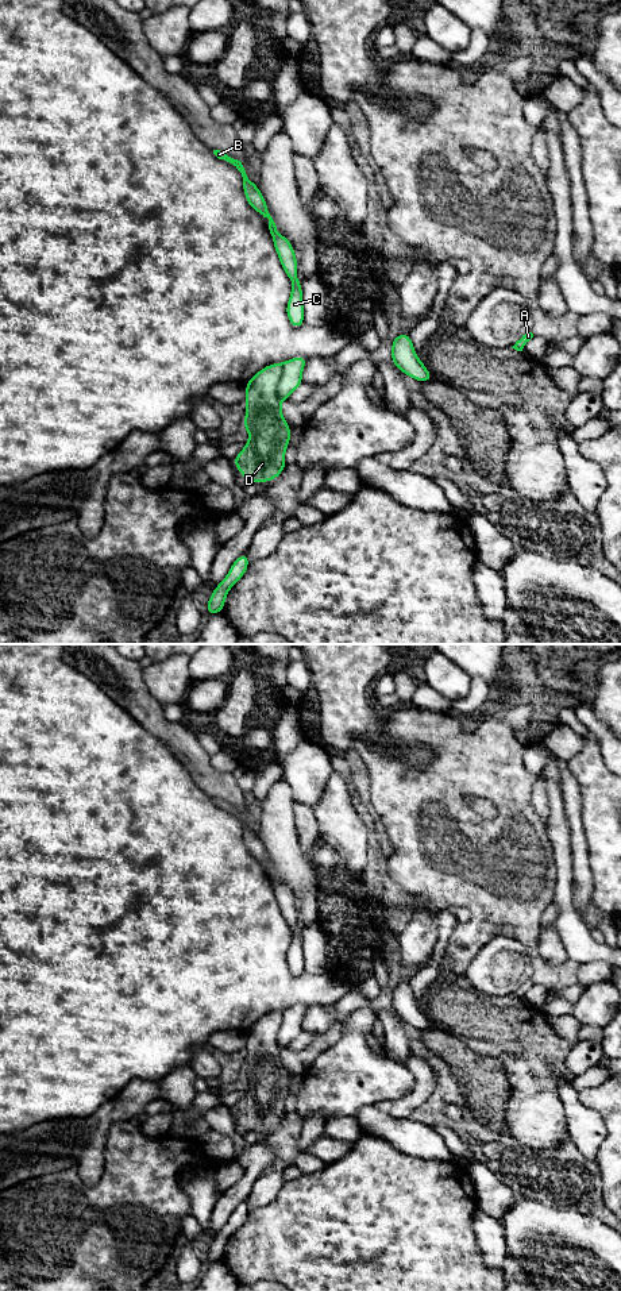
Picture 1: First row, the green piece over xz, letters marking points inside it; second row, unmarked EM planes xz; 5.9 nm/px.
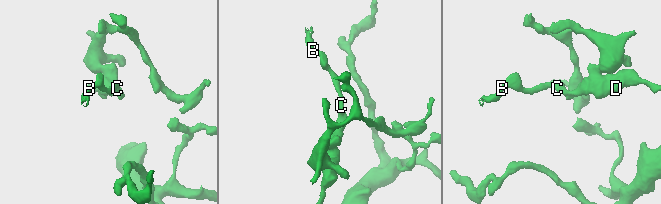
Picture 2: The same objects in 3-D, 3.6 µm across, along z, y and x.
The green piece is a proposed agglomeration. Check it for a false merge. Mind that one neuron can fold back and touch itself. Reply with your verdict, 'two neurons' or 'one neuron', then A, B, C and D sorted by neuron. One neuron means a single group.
two neurons; A / B C D

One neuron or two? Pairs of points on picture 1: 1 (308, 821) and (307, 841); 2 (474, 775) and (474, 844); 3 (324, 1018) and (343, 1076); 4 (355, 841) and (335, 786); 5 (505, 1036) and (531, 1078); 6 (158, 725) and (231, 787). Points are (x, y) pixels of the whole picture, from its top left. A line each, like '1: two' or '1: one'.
1: one
2: one
3: two
4: one
5: one
6: one

